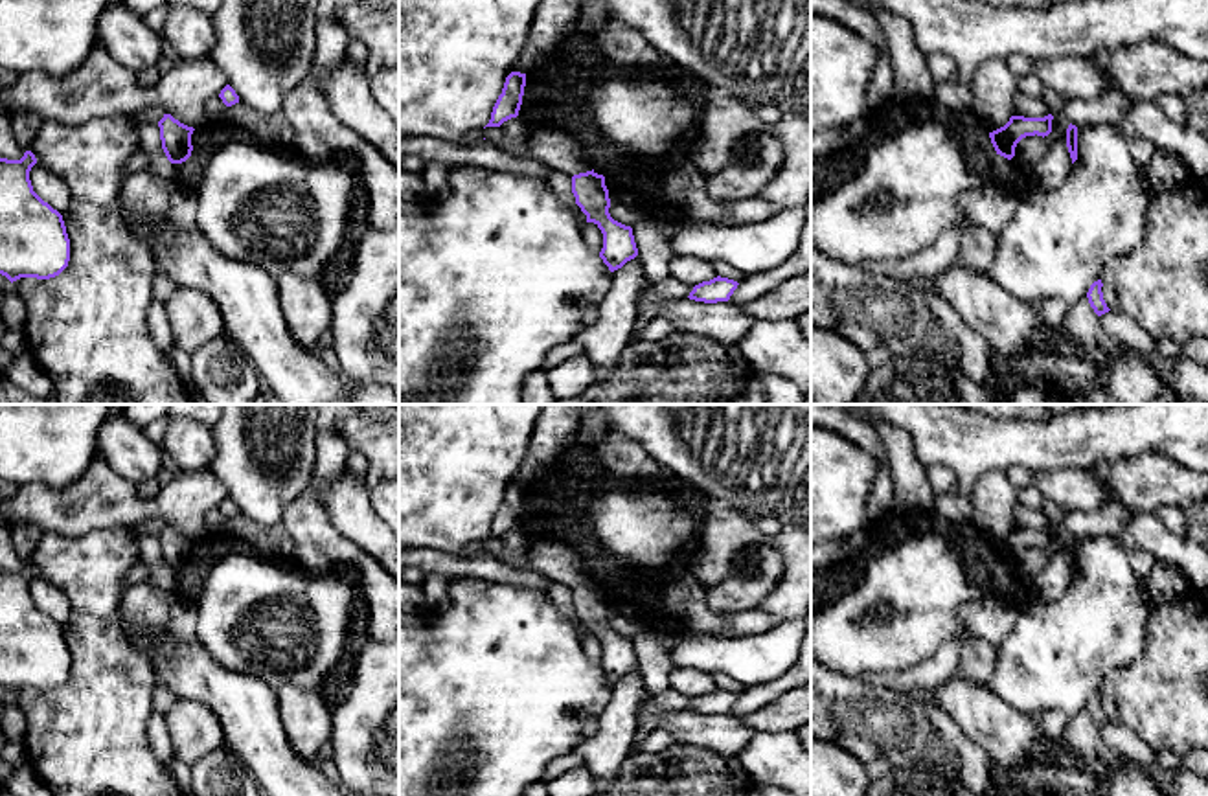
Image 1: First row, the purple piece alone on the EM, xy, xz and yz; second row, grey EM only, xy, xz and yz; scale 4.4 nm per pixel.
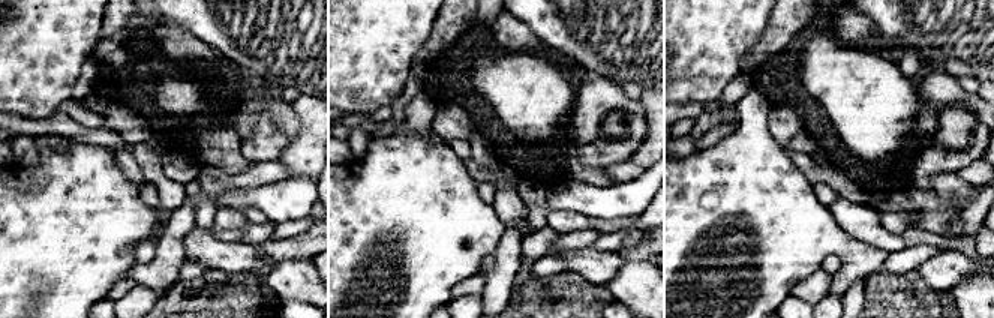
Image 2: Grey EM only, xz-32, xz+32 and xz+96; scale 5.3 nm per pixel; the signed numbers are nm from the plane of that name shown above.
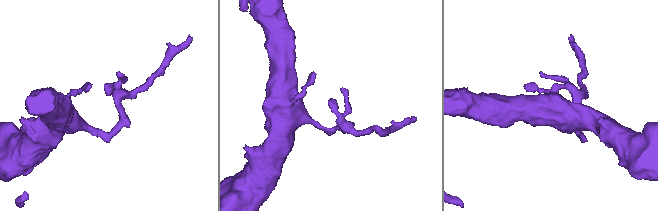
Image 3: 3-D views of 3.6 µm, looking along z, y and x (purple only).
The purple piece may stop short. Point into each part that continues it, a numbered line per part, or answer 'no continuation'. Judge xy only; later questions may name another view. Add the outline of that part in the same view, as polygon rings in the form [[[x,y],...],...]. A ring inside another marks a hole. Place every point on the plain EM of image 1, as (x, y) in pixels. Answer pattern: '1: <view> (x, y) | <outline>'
1: xy (206, 550) | [[[224,535],[217,537],[200,537],[195,539],[191,546],[193,557],[193,570],[195,574],[202,574],[204,570],[211,568],[219,559],[226,557],[228,553],[250,552],[250,548],[237,540]]]

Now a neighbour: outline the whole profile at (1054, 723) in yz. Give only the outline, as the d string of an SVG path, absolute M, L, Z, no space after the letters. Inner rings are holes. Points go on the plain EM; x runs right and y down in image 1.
M1048 711L1048 713L1035 713L1030 715L1031 721L1035 721L1039 724L1039 728L1054 739L1059 739L1068 724L1068 715L1061 713L1061 711Z

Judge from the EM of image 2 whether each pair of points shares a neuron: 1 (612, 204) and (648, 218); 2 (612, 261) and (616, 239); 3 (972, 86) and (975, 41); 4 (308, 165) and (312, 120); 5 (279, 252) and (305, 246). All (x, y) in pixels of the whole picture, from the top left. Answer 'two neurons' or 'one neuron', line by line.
1: two neurons
2: two neurons
3: two neurons
4: one neuron
5: one neuron

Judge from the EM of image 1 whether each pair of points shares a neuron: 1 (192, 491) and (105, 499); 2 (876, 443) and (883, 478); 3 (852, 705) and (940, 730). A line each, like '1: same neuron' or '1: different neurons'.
1: same neuron
2: same neuron
3: same neuron

